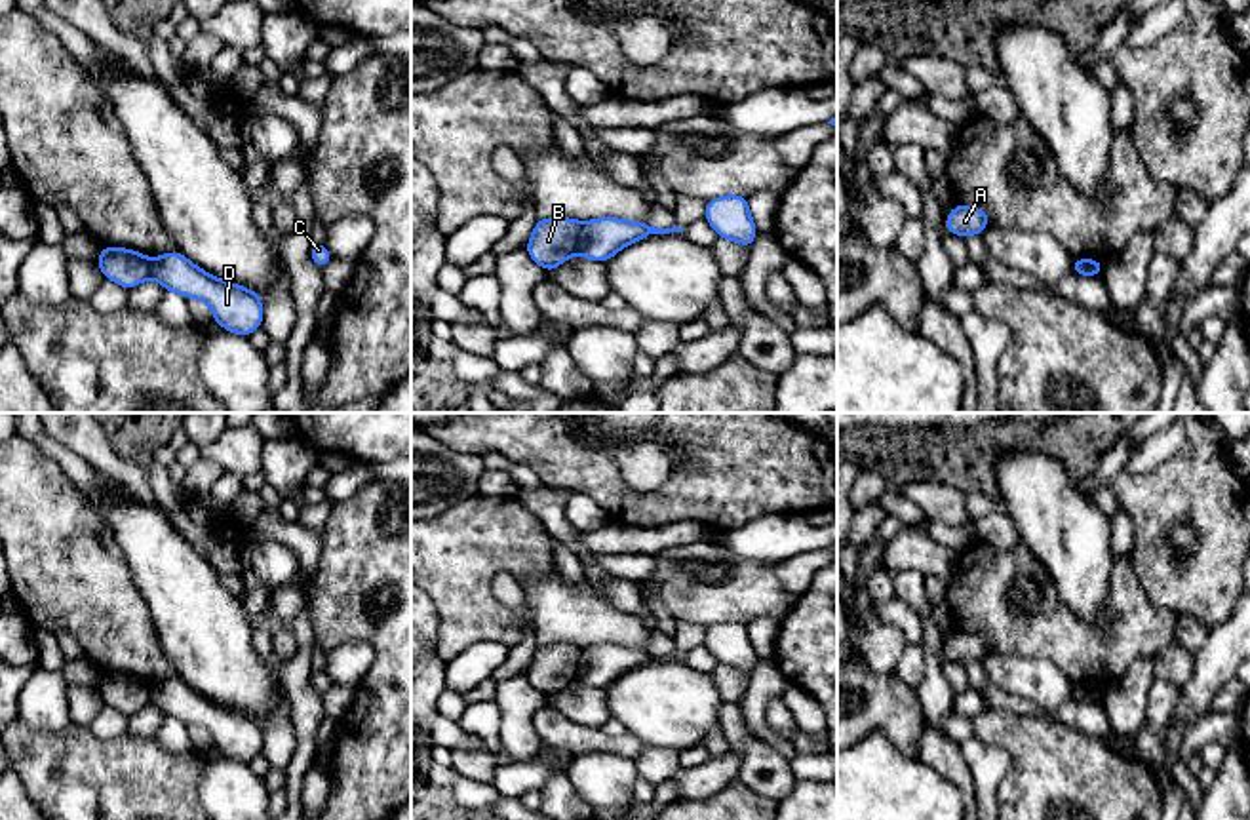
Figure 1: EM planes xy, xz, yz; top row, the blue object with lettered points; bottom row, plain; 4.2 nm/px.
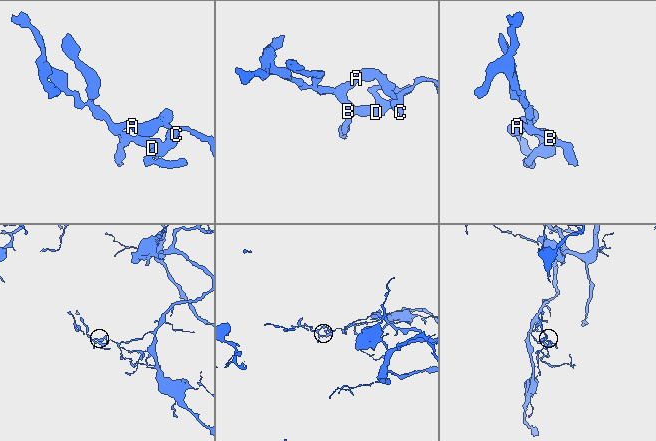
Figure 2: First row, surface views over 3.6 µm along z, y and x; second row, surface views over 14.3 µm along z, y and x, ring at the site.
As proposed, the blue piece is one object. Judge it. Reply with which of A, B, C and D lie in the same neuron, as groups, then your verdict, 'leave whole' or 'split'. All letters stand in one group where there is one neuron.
A B / C D; split

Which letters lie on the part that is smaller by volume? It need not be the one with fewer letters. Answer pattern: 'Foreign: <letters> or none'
Foreign: A, B

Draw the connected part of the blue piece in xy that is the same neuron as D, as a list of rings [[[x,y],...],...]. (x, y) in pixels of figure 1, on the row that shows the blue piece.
[[[169,251],[150,263],[150,276],[186,299],[205,301],[213,310],[213,322],[226,331],[249,337],[263,325],[263,299],[247,287],[204,272],[179,251]]]

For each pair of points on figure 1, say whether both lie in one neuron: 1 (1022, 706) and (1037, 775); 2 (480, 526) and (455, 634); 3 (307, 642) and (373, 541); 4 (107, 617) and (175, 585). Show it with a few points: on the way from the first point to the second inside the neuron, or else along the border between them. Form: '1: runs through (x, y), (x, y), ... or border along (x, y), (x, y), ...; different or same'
1: border along (990, 706), (1045, 716), (1068, 725); different
2: runs through (461, 552), (461, 607); same
3: border along (305, 605), (316, 642); different
4: border along (126, 558), (132, 581), (160, 642); different

